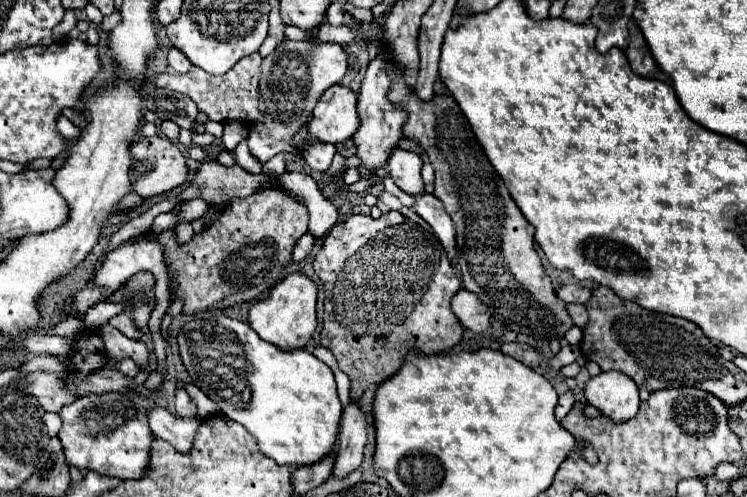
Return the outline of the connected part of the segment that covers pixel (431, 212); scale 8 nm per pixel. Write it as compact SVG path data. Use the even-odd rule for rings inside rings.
M425 192L419 198L415 198L413 210L435 230L439 242L445 246L445 250L451 252L449 260L455 264L455 228L449 218L449 214L443 210L443 204L435 198L433 192Z

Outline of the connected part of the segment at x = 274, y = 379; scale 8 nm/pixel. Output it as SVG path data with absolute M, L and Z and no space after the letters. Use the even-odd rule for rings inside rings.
M229 316L191 318L177 334L177 346L191 382L203 390L225 416L241 422L257 438L259 450L277 464L313 464L333 450L343 408L337 396L335 376L325 362L315 358L305 348L279 350L279 346L259 338L247 322L233 320Z

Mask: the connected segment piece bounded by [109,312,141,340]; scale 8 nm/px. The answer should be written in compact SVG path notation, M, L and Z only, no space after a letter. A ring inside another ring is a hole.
M121 312L121 314L113 316L113 318L109 320L109 324L115 326L117 330L121 330L125 336L129 336L129 338L133 338L133 340L137 340L137 338L141 336L141 332L137 330L137 326L133 324L133 320L131 320L131 316L129 316L127 312Z

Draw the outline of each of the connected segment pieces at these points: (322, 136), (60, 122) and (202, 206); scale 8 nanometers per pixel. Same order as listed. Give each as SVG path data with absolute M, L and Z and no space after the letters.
M343 84L327 88L323 98L319 98L307 128L311 138L329 144L339 144L351 138L359 128L357 92Z
M61 115L57 120L57 130L67 140L75 140L81 134L80 128L75 126L64 115Z
M201 198L187 200L187 202L181 204L179 218L181 218L181 220L189 220L189 222L193 222L193 220L201 218L201 216L207 212L207 208L209 208L209 204L207 204L205 200L201 200Z

